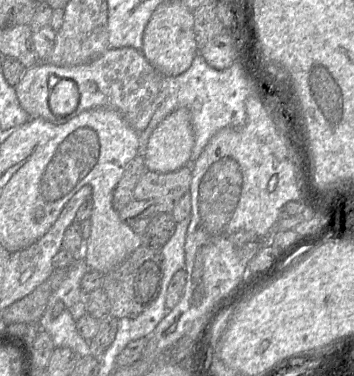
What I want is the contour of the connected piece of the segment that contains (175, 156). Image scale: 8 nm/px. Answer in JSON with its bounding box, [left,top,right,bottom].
[143,110,194,173]

